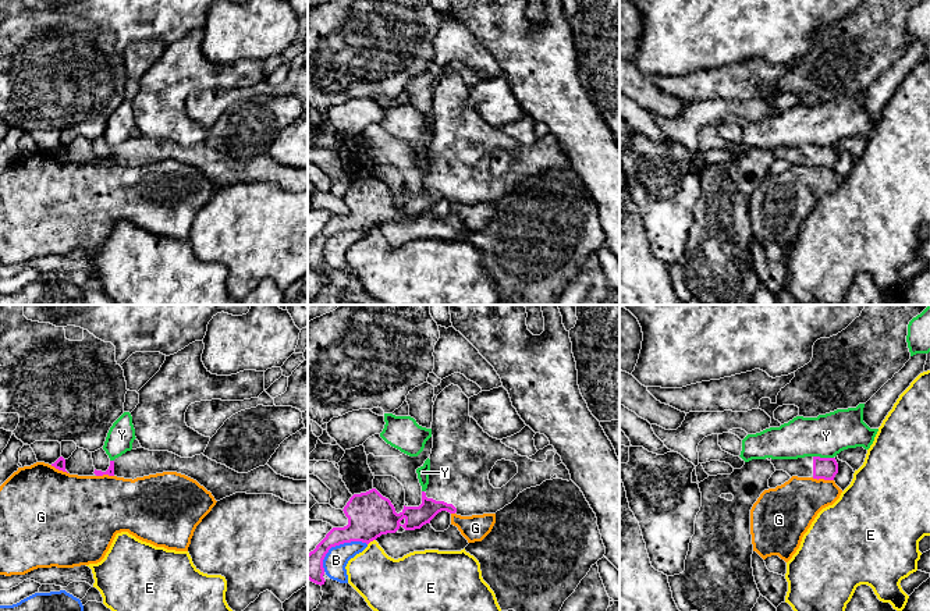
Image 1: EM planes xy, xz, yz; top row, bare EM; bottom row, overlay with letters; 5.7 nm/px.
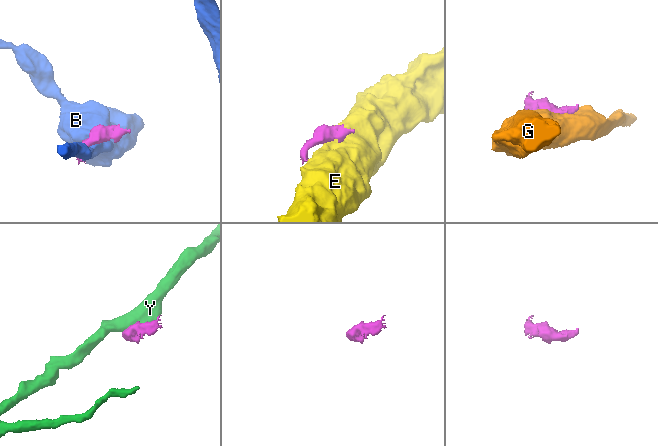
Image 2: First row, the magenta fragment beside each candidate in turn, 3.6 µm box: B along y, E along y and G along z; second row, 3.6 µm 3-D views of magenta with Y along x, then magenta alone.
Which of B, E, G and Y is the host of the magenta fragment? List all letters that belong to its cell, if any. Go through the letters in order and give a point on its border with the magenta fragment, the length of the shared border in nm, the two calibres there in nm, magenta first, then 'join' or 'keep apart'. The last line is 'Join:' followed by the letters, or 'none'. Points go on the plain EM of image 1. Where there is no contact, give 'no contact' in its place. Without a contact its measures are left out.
B: xz (337, 233) | 300 nm | 260/140 nm | keep apart
E: xz (371, 228) | 60 nm | 260/300 nm | keep apart
G: yz (823, 166) | 130 nm | 130/280 nm | keep apart
Y: yz (823, 146) | 120 nm | 130/240 nm | keep apart
Join: none

